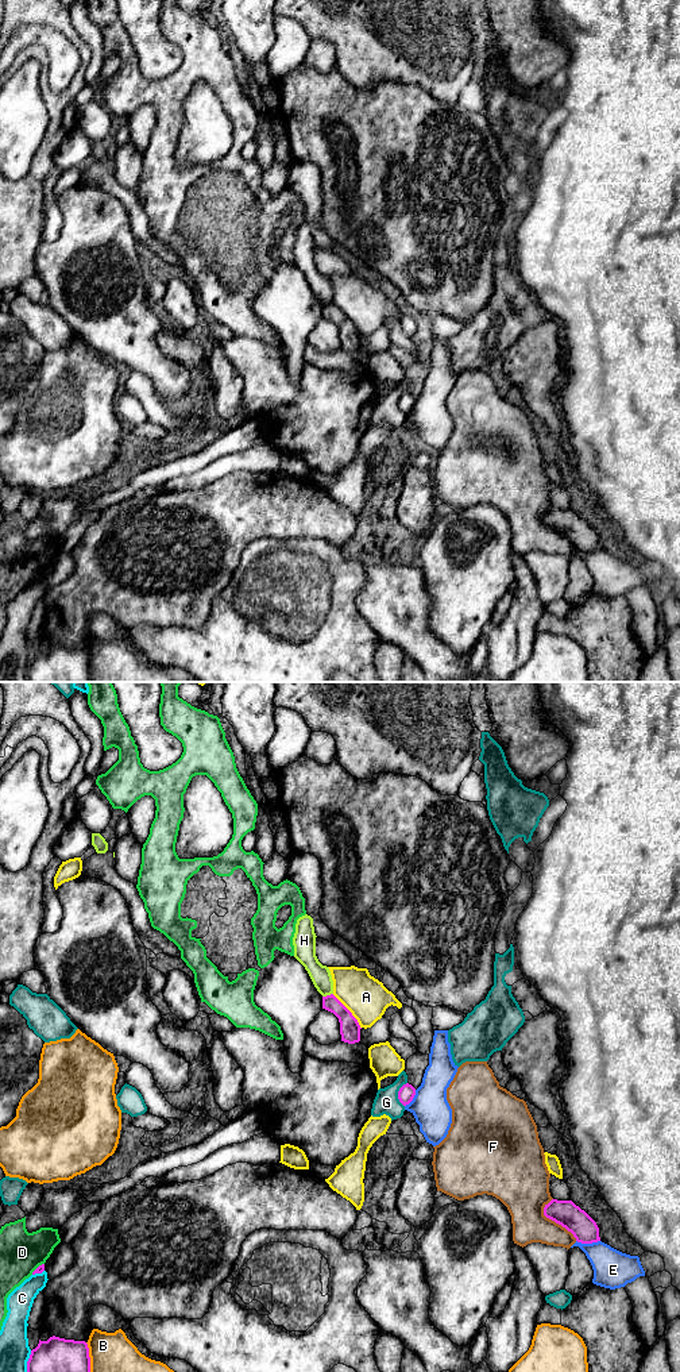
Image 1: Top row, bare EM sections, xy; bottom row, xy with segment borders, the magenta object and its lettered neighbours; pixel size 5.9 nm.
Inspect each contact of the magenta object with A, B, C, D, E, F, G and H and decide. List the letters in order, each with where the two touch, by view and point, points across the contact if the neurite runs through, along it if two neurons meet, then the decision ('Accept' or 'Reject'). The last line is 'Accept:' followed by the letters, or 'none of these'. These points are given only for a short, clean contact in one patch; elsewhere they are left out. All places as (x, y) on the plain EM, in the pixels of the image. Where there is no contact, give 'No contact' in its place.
A: Touches magenta at xy (350, 320). Reject
B: Touches magenta at xy (89, 666). Reject
C: Touches magenta at xy (27, 670). Reject
D: Touches magenta at xy (37, 577). Reject
E: Touches magenta at xy (588, 551). Reject
F: Touches magenta at xy (553, 528). Reject
G: Touches magenta at xy (398, 403). Reject
H: Touches magenta at xy (327, 304). Boundary: xy (332, 301), (323, 305). Reject
Accept: none of these

